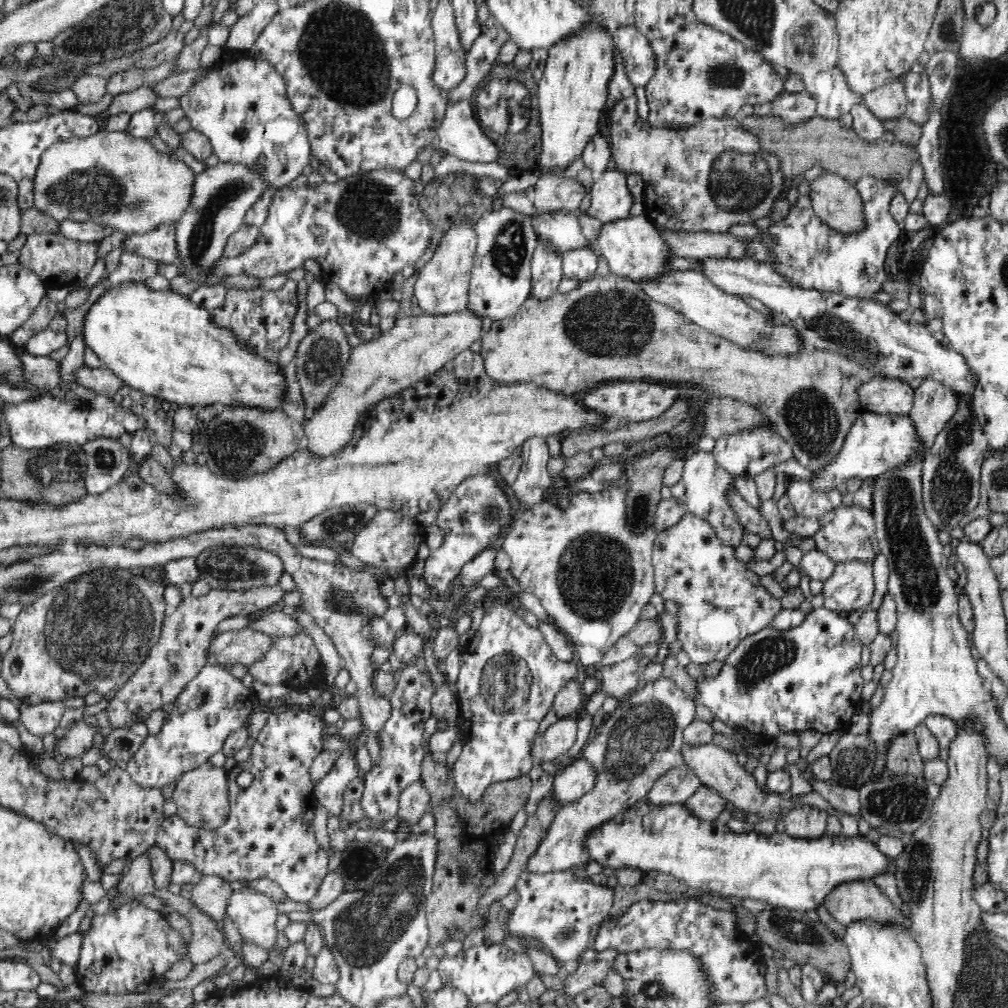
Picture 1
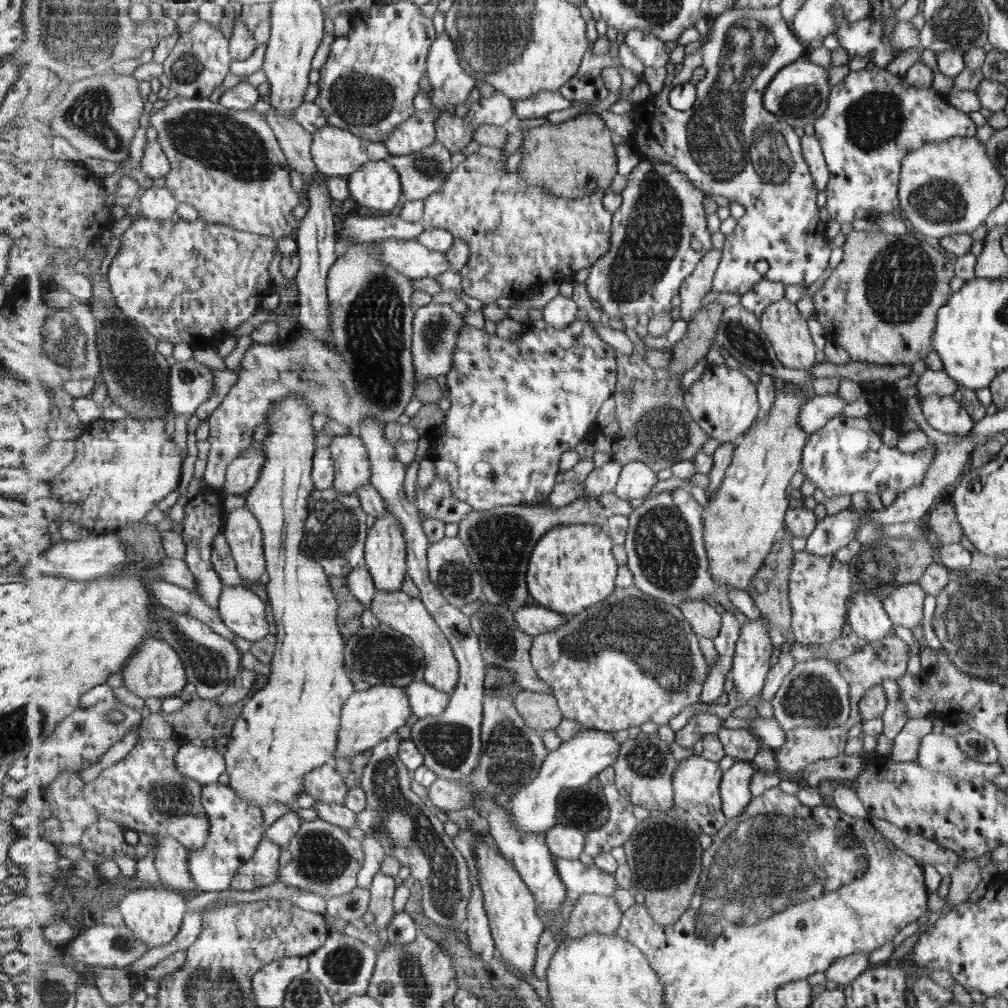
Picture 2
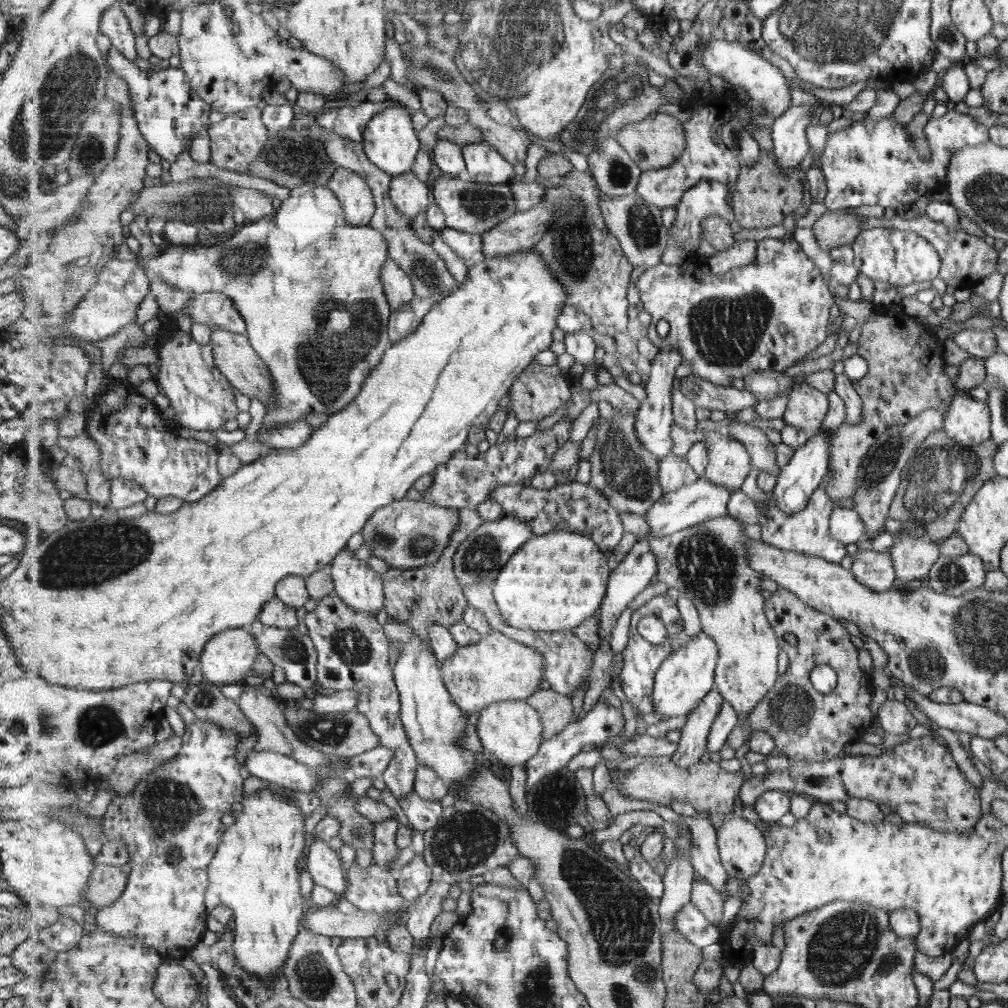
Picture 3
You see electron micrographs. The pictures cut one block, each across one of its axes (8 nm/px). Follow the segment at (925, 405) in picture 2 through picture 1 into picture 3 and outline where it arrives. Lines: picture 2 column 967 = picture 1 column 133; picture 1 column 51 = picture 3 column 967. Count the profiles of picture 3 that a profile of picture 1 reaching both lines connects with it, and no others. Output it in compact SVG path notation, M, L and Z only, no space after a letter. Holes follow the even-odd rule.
M961 390L944 414L943 431L962 445L980 445L991 437L991 412L981 401Z

